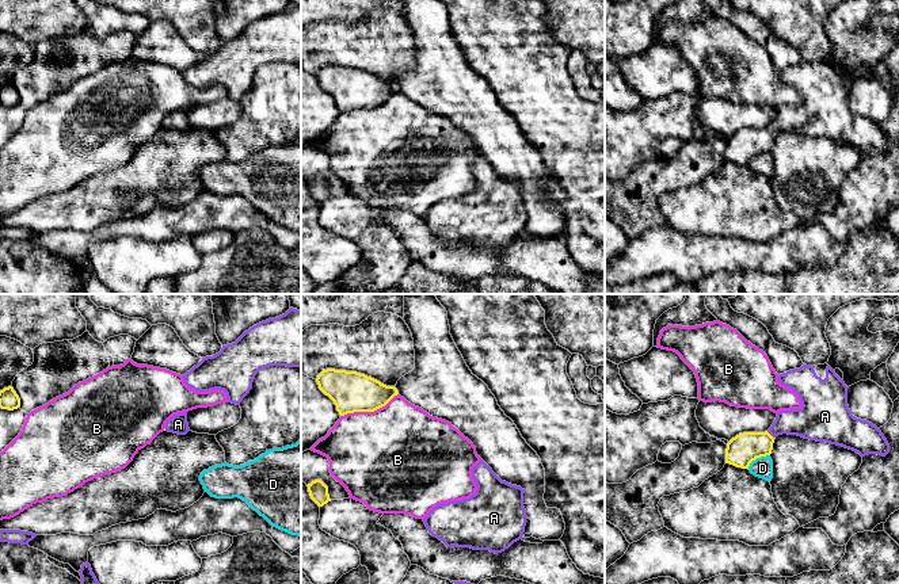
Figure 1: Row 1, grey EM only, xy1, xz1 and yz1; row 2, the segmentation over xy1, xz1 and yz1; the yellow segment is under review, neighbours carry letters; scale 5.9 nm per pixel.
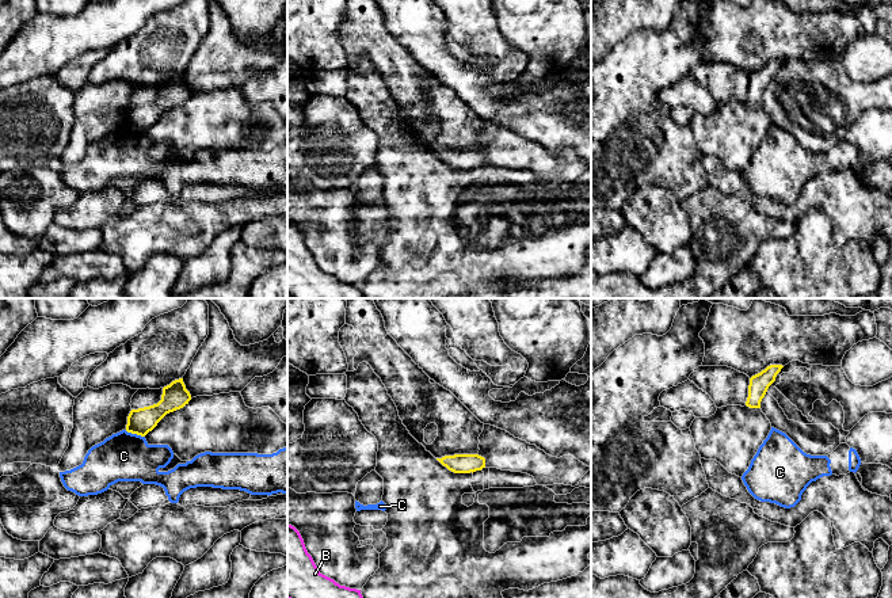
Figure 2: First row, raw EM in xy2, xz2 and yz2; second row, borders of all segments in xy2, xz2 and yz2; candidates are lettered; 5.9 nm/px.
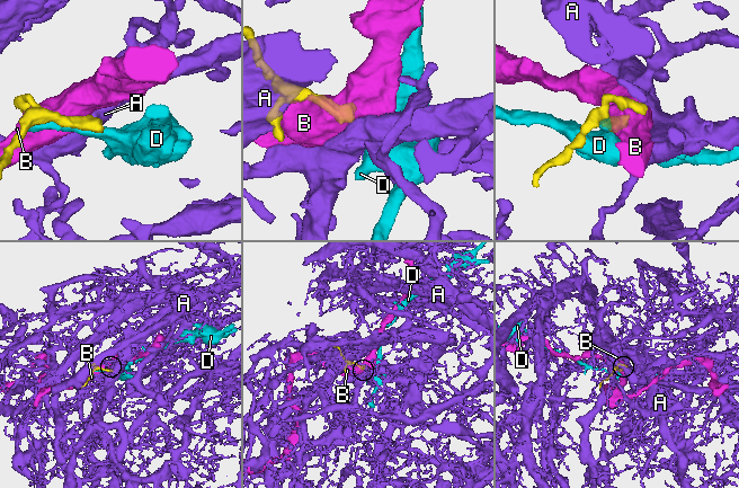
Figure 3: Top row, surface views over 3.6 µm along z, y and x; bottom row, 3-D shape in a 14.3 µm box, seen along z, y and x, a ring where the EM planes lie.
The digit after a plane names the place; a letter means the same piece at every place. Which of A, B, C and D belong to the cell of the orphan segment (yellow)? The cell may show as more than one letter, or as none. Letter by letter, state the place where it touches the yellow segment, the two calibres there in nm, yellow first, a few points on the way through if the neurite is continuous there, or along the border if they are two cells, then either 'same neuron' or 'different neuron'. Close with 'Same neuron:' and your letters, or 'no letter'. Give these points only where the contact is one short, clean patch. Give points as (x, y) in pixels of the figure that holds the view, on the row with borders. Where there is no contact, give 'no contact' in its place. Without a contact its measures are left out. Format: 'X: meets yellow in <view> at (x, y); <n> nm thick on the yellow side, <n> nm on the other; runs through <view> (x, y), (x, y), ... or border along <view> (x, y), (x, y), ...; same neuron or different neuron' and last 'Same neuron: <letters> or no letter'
A: meets yellow in yz1 at (770, 435); 180 nm thick on the yellow side, 200 nm on the other; runs through yz1 (743, 449), (760, 445), (770, 435), (787, 422), (810, 422); same neuron
B: meets yellow in xz1 at (369, 411); 240 nm thick on the yellow side, 500 nm on the other; different neuron
C: meets yellow in xy2 at (134, 433); 150 nm thick on the yellow side, 280 nm on the other; border along xy2 (125, 430), (144, 437); different neuron
D: meets yellow in yz1 at (757, 457); 180 nm thick on the yellow side, 120 nm on the other; different neuron
Same neuron: A

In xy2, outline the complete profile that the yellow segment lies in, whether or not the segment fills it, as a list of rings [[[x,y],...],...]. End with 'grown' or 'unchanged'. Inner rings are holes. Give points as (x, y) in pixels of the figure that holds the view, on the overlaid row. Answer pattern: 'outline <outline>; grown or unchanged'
outline [[[183,378],[175,380],[163,388],[161,400],[157,404],[130,411],[126,431],[145,437],[167,414],[183,408],[190,400],[191,395]]]; unchanged

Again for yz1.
outline [[[827,364],[807,366],[778,375],[801,401],[800,409],[781,411],[765,432],[743,432],[727,443],[725,463],[748,469],[757,458],[772,454],[774,438],[782,434],[842,446],[861,457],[885,457],[890,444],[880,428],[852,415],[847,386]]]; grown

